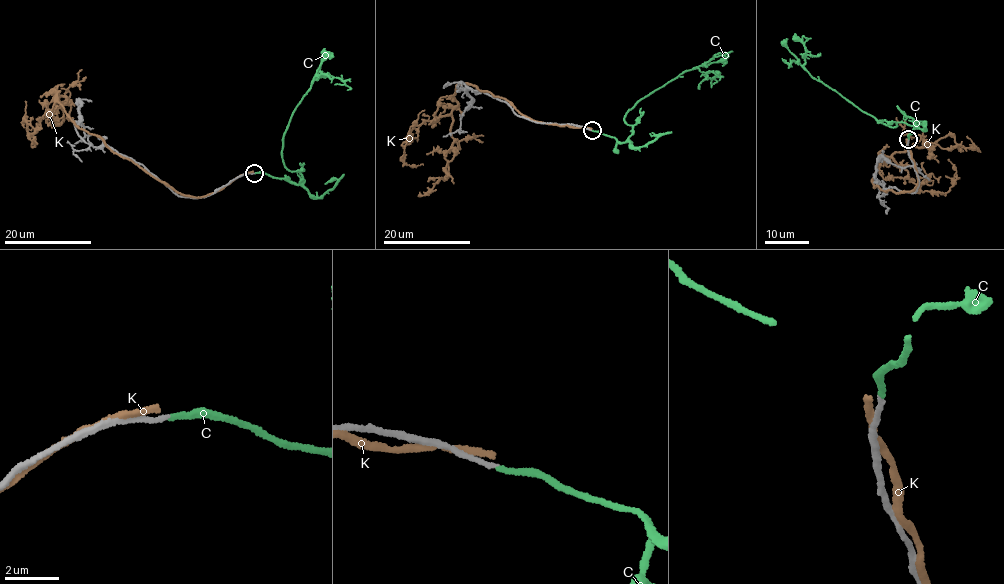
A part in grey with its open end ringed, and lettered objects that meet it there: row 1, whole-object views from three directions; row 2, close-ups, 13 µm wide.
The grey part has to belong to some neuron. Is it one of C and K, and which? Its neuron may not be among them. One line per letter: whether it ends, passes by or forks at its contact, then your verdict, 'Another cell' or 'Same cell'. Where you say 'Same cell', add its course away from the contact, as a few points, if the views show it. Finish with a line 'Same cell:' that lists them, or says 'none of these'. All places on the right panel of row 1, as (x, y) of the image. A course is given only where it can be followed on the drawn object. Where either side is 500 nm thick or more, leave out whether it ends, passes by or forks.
C: It ends there. Same cell. Its course: (909, 138), (917, 127), (877, 121), (793, 59), (784, 61), (791, 63), (788, 68)
K: It passes by. Another cell
Same cell: C

